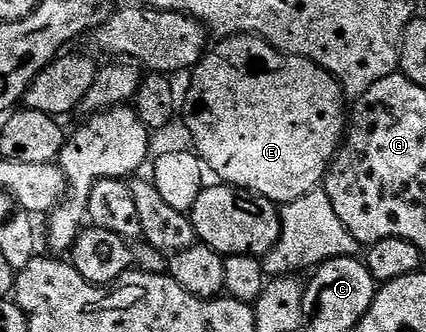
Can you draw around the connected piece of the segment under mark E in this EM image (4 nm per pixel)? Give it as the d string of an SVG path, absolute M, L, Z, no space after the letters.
M240 35L228 37L218 42L220 45L204 53L203 60L195 66L191 77L191 90L187 93L187 129L191 132L190 144L194 152L198 153L204 166L216 173L218 180L225 185L234 185L237 189L247 189L250 193L259 193L265 199L284 207L291 201L299 200L311 192L318 190L324 184L327 171L339 146L345 136L345 94L339 87L338 81L326 73L317 63L313 63L304 57L293 57L289 53L281 53L278 49L268 45L261 37L254 35Z

